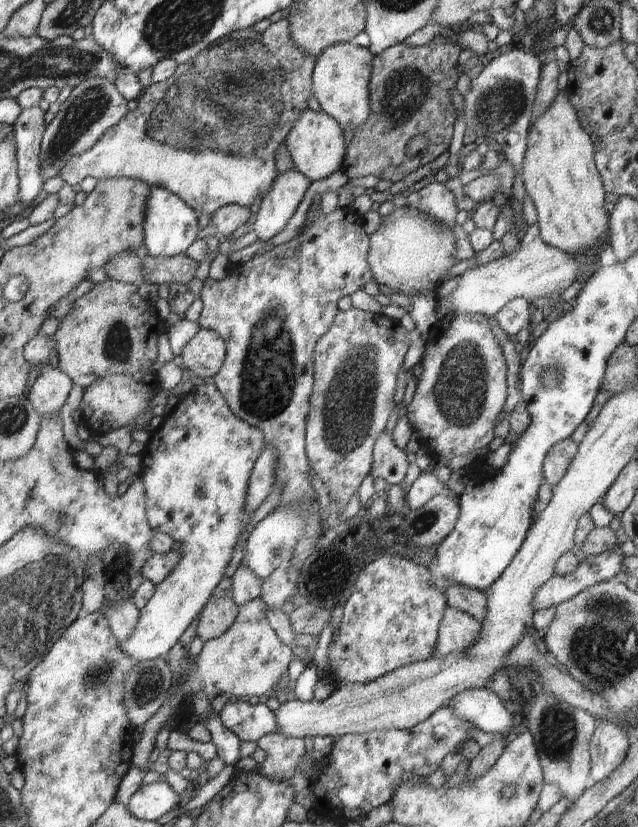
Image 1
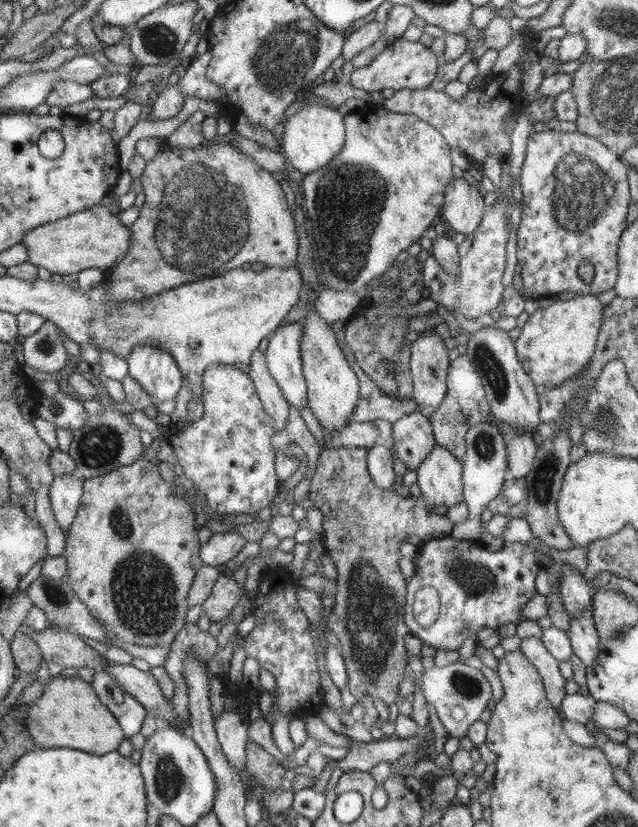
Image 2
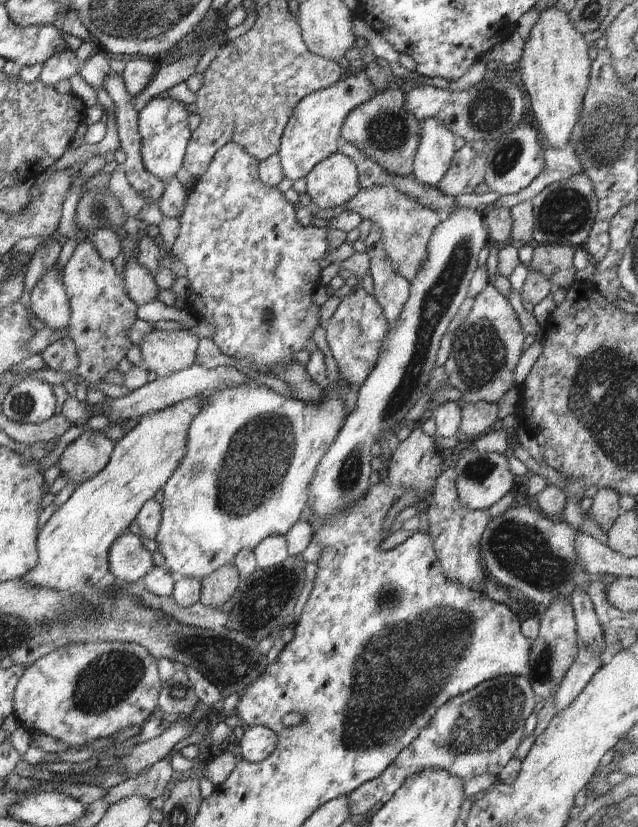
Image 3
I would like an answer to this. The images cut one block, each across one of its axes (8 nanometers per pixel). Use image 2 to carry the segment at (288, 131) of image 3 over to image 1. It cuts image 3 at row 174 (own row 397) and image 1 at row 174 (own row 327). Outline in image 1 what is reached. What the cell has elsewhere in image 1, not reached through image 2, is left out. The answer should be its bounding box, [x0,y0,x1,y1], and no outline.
[252,168,310,240]

